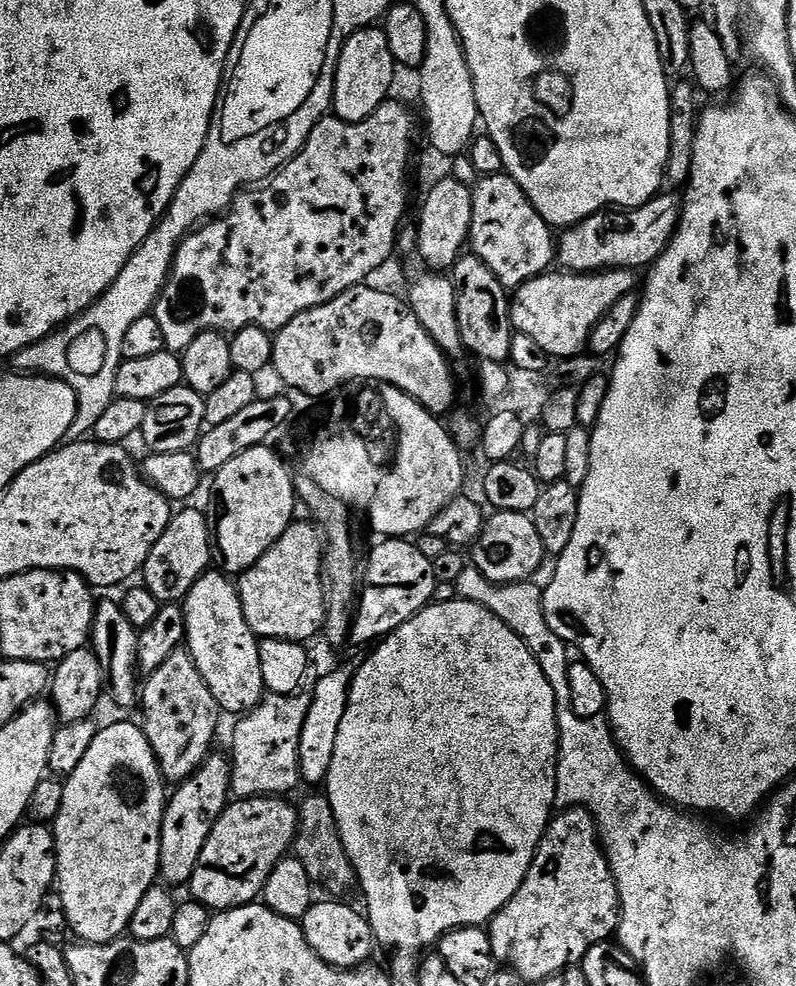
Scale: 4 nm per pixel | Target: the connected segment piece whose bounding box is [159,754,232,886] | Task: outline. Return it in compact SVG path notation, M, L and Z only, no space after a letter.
M212 754L189 780L184 781L169 795L164 806L160 835L159 879L165 885L187 885L188 879L194 874L194 866L198 866L198 854L202 854L202 846L206 846L206 838L210 838L210 830L230 803L231 787L231 763L225 757L223 760Z

